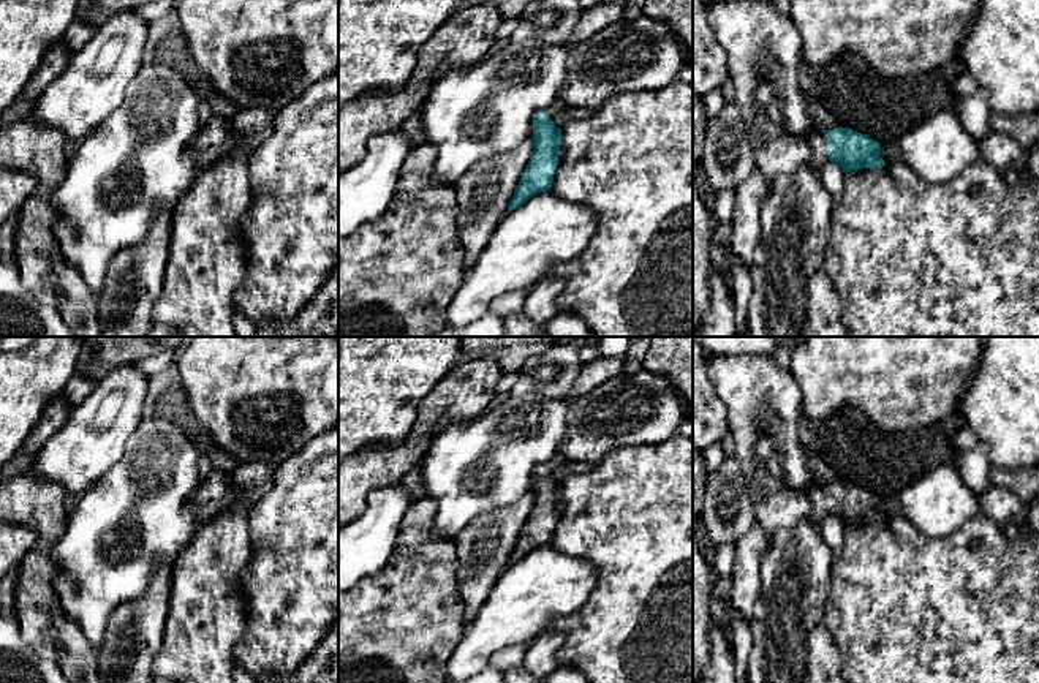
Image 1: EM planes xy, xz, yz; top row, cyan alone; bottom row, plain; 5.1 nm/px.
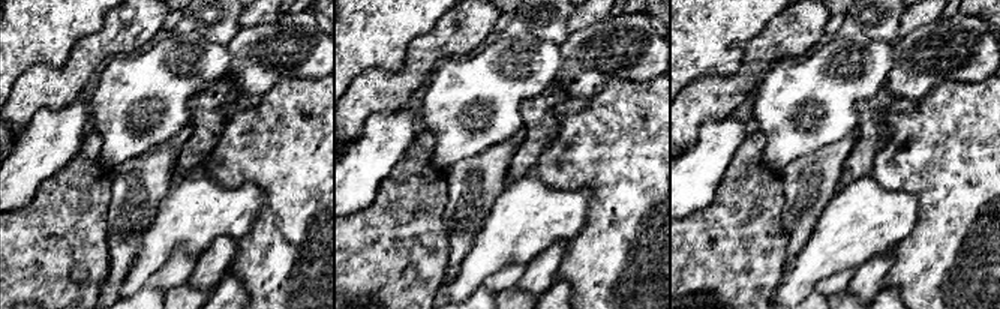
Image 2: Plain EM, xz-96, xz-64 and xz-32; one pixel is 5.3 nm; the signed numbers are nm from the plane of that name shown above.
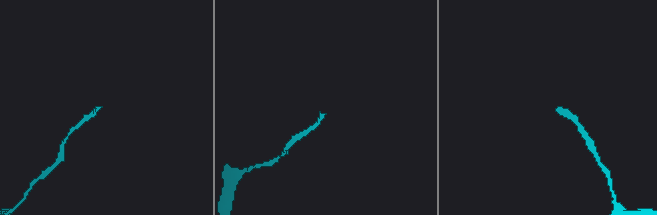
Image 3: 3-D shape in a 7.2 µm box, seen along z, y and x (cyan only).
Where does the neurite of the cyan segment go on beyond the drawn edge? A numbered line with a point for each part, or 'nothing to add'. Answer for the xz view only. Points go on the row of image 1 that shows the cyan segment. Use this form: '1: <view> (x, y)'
1: xz (559, 106)

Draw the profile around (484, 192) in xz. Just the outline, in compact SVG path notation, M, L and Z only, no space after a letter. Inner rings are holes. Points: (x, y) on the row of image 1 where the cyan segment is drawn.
M530 138L509 152L478 161L454 185L467 269L474 266L506 215L533 150L535 141Z

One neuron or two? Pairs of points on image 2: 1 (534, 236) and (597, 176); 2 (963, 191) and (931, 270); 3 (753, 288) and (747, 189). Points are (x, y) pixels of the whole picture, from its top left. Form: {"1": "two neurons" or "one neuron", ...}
{"1": "two neurons", "2": "one neuron", "3": "one neuron"}

